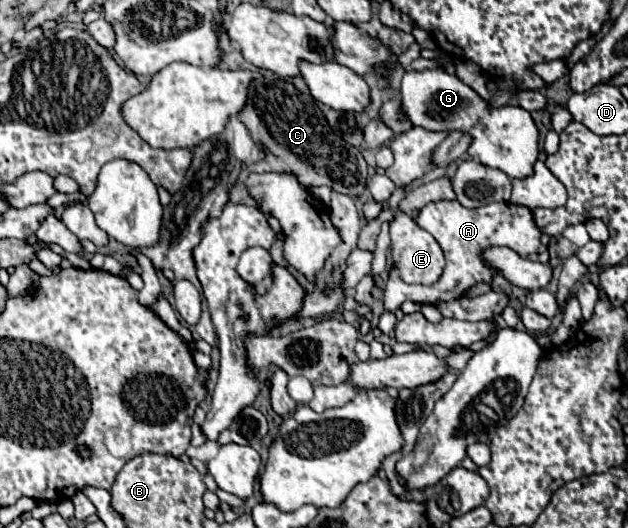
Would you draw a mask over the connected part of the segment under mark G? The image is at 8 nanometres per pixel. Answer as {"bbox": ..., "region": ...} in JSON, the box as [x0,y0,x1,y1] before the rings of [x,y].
{"bbox":[400,68,539,178],"region":[[[442,68],[432,70],[406,70],[400,86],[402,112],[412,120],[414,126],[426,130],[464,130],[474,140],[468,148],[472,158],[480,160],[488,168],[498,168],[508,178],[528,178],[534,174],[534,162],[539,155],[539,131],[530,116],[520,106],[490,108],[470,86],[466,86],[456,74],[448,74]]]}

